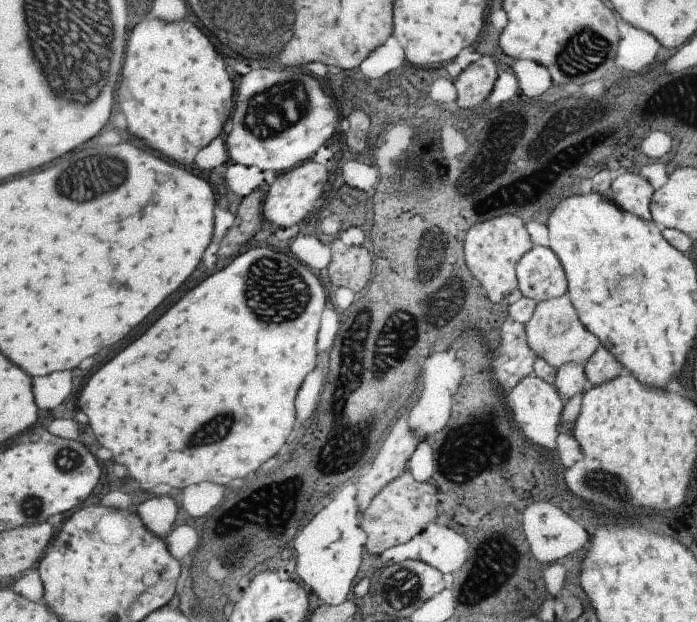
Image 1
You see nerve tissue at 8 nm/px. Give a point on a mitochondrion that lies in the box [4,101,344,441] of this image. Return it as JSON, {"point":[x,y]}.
{"point":[275,293]}

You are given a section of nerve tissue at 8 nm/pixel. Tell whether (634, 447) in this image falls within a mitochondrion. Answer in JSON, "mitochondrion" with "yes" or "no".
{"mitochondrion":"no"}

